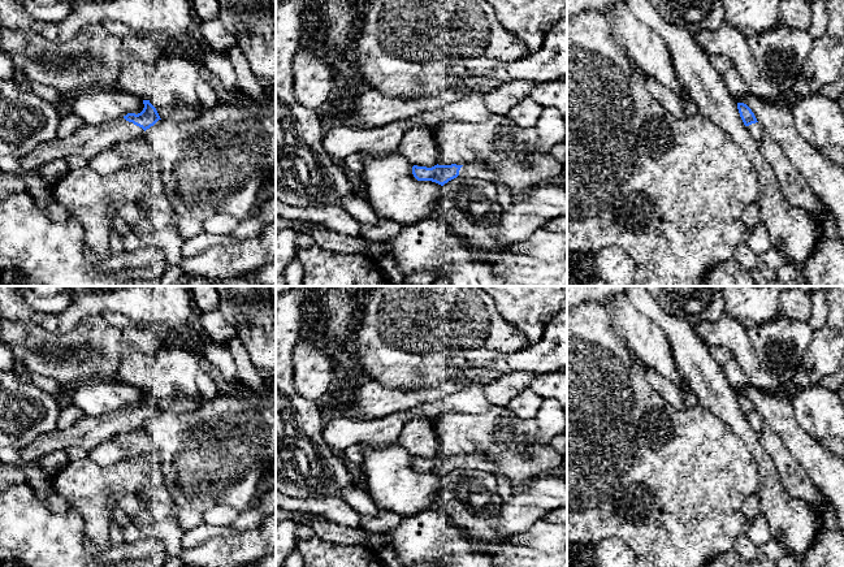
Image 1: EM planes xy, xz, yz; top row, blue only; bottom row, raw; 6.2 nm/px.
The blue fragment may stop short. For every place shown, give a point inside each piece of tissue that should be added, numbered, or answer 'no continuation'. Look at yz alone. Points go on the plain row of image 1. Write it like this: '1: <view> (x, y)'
1: yz (756, 421)

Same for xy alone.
1: xy (87, 432)

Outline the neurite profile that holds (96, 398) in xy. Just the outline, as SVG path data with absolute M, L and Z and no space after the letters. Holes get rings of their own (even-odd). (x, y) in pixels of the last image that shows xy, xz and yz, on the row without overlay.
M116 378L78 385L72 393L72 403L87 416L107 415L124 410L127 404L138 406L143 399L140 389Z

